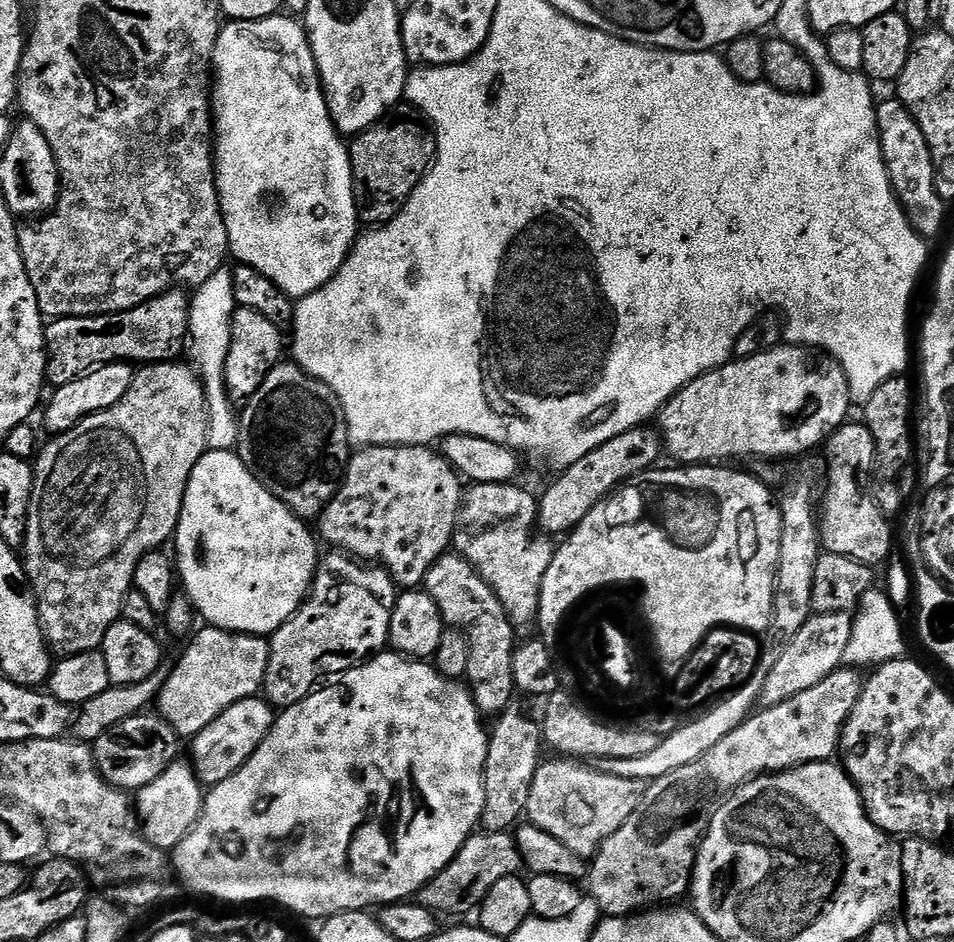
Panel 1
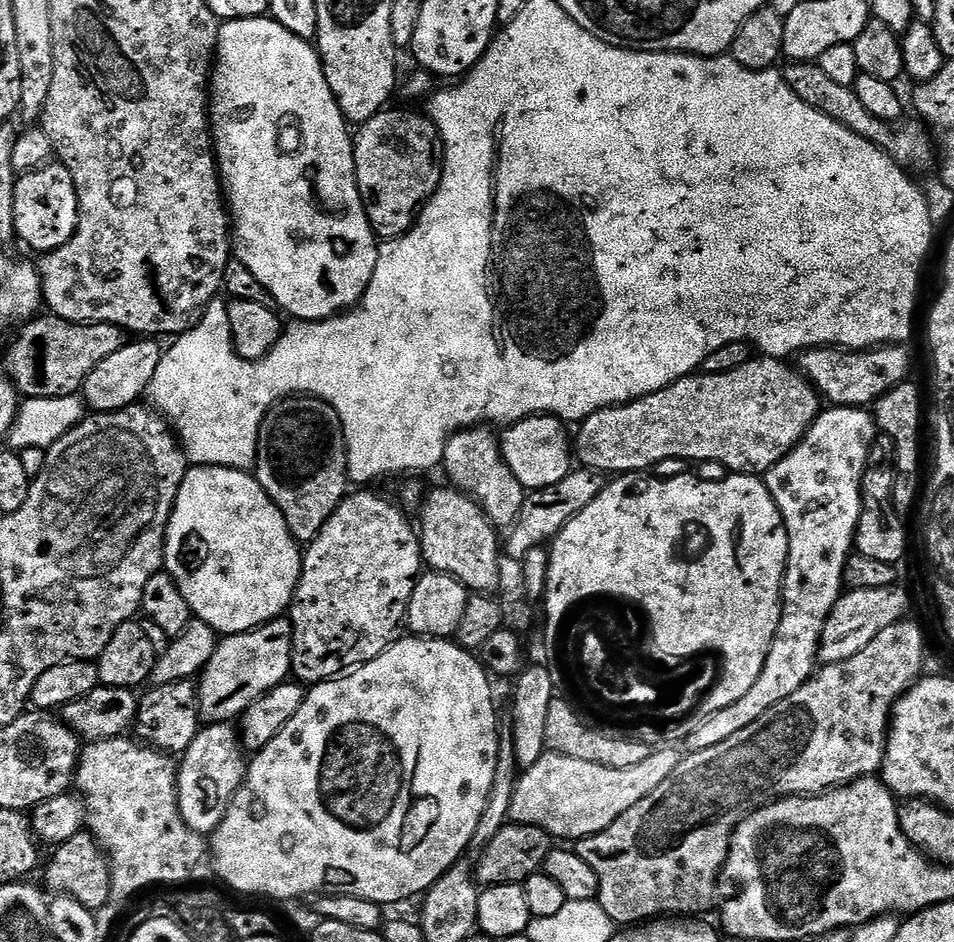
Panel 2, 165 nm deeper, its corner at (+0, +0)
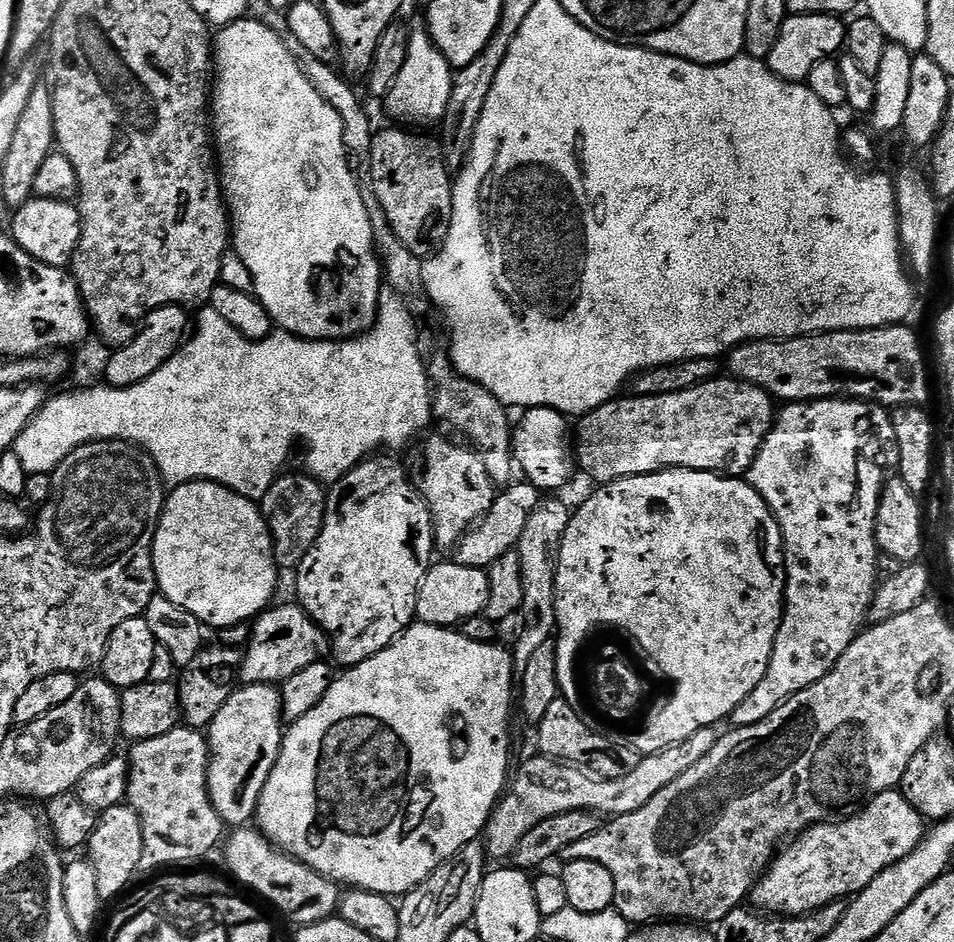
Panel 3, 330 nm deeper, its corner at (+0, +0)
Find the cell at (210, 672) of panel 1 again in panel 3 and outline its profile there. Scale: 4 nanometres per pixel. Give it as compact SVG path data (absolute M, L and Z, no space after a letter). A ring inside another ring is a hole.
M299 603L280 604L269 607L267 610L255 617L251 625L251 636L244 652L244 662L240 665L238 677L241 685L246 684L271 684L273 686L283 685L284 681L294 678L298 670L306 670L306 666L317 663L321 659L320 647L325 647L326 637L320 628L310 617L308 617Z

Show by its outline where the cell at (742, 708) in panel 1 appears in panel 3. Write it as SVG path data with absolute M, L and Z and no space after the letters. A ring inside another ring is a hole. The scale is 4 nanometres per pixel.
M851 398L788 402L781 408L784 409L781 412L779 409L771 430L756 451L746 479L768 503L784 539L784 617L770 666L762 682L733 710L732 728L762 722L762 718L774 714L782 702L823 678L861 631L878 587L876 515L886 479L884 467L888 460L895 461L898 456L889 409Z

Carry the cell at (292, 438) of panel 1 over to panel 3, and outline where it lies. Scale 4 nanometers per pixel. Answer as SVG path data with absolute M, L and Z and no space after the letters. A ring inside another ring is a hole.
M290 472L280 475L272 483L270 490L266 490L264 499L259 501L258 507L272 532L272 549L277 565L281 569L295 570L314 546L320 531L324 529L326 492L320 481L314 477L307 474L299 476L296 472Z

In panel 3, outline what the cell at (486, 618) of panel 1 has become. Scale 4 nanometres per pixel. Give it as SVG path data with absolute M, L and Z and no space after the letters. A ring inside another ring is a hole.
M432 436L425 442L424 469L418 479L420 496L432 515L432 539L437 549L459 544L460 537L491 510L498 495L498 485L486 474L475 448L448 436Z

